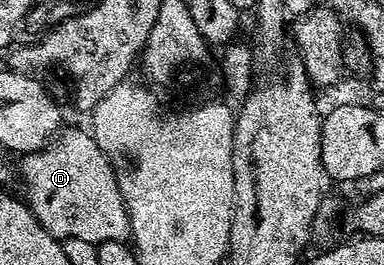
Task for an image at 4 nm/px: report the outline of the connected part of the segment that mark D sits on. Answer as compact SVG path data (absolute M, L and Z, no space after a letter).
M62 129L48 146L24 155L20 162L21 186L25 189L23 201L35 216L35 220L43 224L43 228L52 238L58 240L74 238L75 240L87 240L94 244L107 240L130 241L128 208L125 207L125 200L120 194L117 171L109 156L101 150L88 129Z

